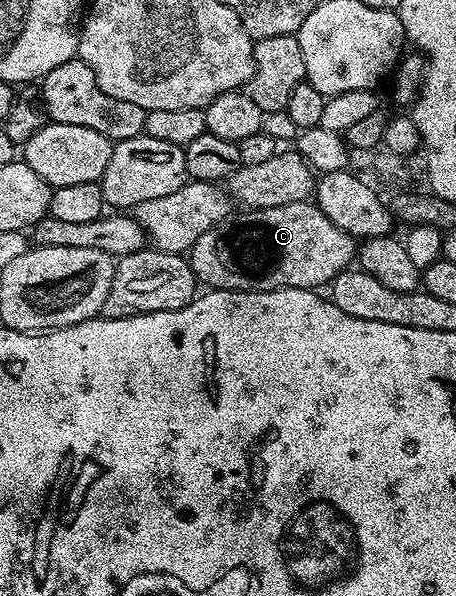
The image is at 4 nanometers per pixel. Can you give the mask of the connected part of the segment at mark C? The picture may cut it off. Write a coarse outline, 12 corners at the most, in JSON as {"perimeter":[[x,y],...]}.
{"perimeter":[[312,200],[231,215],[190,249],[208,288],[317,291],[358,242]]}

